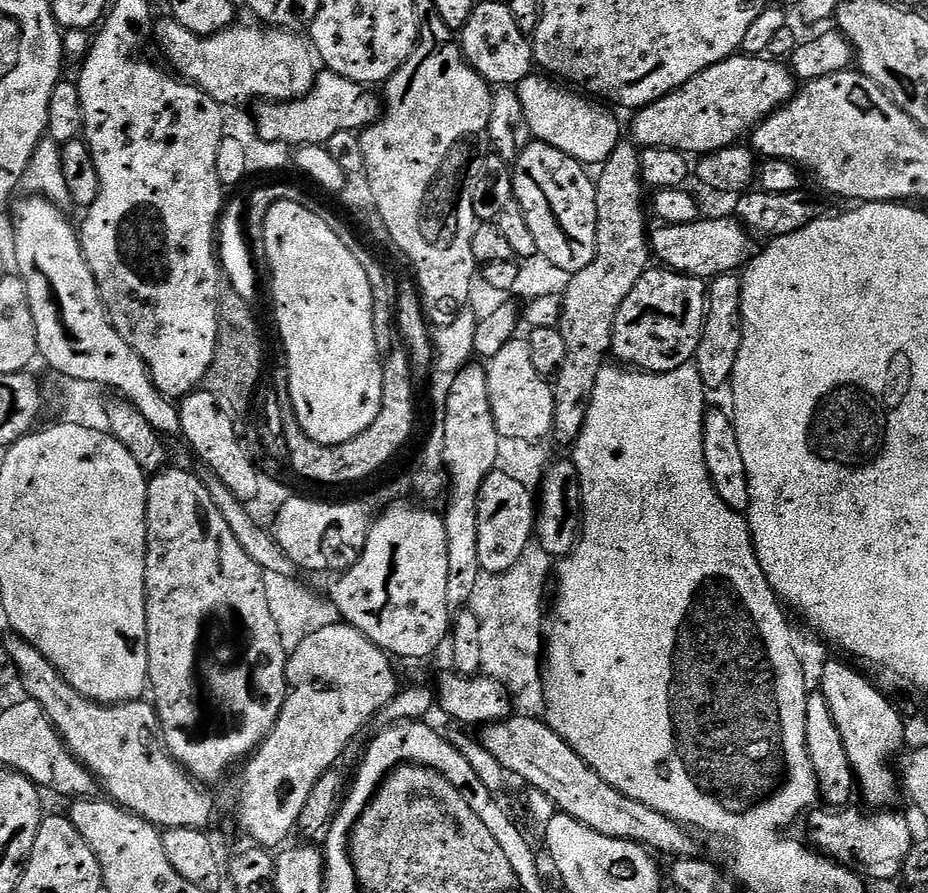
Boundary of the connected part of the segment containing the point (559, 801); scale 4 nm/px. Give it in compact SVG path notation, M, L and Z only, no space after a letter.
M513 714L507 720L483 725L478 739L507 772L520 775L529 789L546 794L559 811L590 826L590 830L598 830L598 834L606 834L606 838L642 844L661 857L692 858L697 855L696 840L692 837L695 835L685 825L602 782L595 770L543 719Z

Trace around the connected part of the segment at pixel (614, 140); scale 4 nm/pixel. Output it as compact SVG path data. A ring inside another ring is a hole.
M539 75L527 76L516 90L529 133L585 166L606 161L615 152L620 140L620 126L610 112L612 110L547 75Z

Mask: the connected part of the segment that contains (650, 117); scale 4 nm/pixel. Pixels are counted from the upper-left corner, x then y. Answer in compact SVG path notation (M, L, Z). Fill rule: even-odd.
M737 54L699 72L690 82L686 82L676 92L664 96L658 102L639 109L632 120L632 136L641 144L641 149L670 148L685 154L707 154L723 148L731 148L749 135L757 124L763 123L773 112L784 107L798 91L796 76L779 59L765 58L763 55Z

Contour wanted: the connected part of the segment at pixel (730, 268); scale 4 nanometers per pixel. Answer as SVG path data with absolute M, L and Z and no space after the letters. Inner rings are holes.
M701 218L692 224L660 226L650 236L650 248L661 265L684 276L697 276L708 282L711 276L724 276L727 272L739 273L753 259L752 240L749 229L739 219Z

